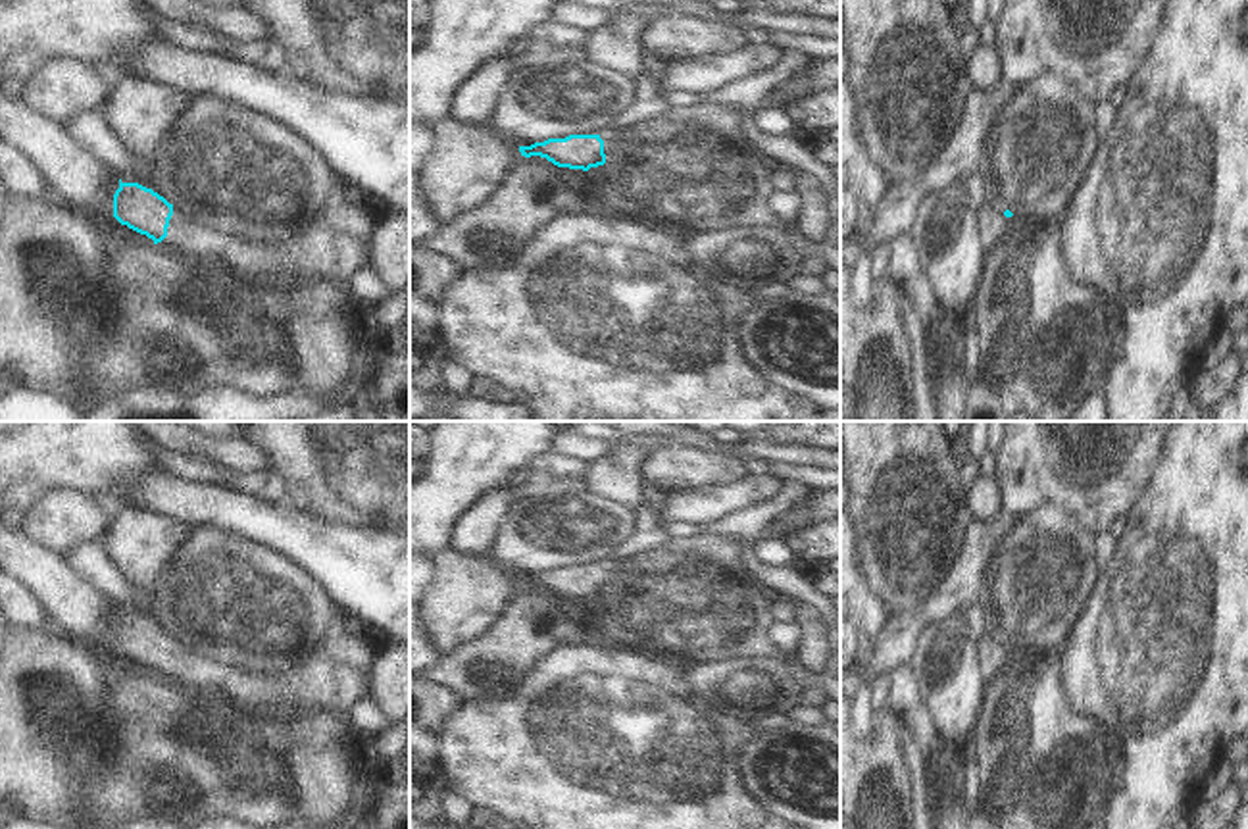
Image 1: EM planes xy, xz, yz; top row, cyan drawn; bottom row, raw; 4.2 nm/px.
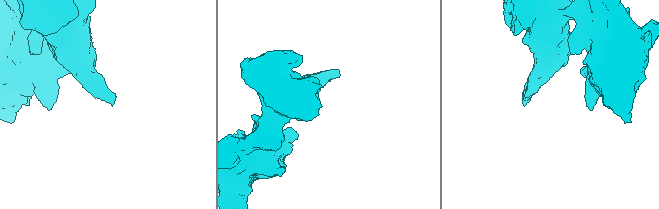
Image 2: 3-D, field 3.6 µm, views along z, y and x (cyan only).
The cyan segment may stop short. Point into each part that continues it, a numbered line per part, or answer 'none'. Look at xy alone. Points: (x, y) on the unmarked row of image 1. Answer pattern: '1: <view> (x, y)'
1: xy (314, 683)

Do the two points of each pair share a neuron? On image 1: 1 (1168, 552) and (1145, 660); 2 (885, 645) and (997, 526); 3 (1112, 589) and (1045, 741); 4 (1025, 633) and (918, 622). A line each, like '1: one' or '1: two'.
1: one
2: one
3: one
4: two

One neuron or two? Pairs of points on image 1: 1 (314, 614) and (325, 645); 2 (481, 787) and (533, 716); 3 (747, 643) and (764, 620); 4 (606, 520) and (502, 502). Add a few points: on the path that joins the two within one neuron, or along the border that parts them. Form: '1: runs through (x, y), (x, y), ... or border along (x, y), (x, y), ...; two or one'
1: border along (325, 633), (308, 653); two
2: runs through (499, 770), (533, 733); one
3: runs through (752, 637), (760, 626); one
4: border along (514, 504), (491, 545); two

